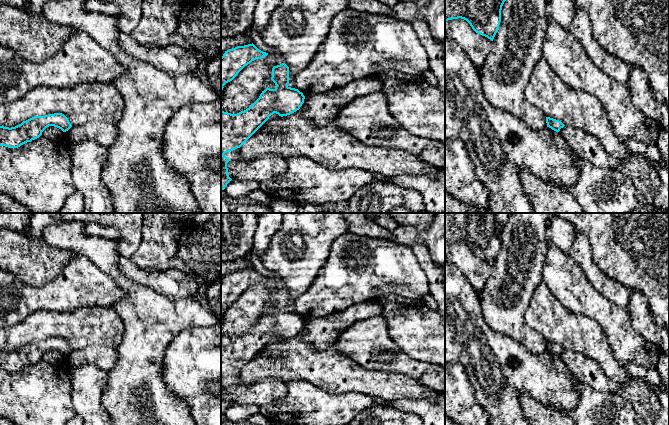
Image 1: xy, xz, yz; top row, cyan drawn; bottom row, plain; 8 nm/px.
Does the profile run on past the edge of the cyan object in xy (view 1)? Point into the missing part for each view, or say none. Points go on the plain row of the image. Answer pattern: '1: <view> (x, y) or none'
1: none

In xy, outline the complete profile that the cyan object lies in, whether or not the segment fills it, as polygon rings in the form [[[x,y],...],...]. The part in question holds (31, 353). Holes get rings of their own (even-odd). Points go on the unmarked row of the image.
[[[62,337],[34,340],[15,351],[0,350],[0,370],[18,372],[21,369],[39,362],[49,350],[68,355],[72,349]]]

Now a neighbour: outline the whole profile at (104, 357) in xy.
[[[91,345],[80,350],[72,350],[64,356],[64,363],[74,367],[85,364],[98,366],[105,372],[113,368],[117,358],[116,349],[111,346]]]

